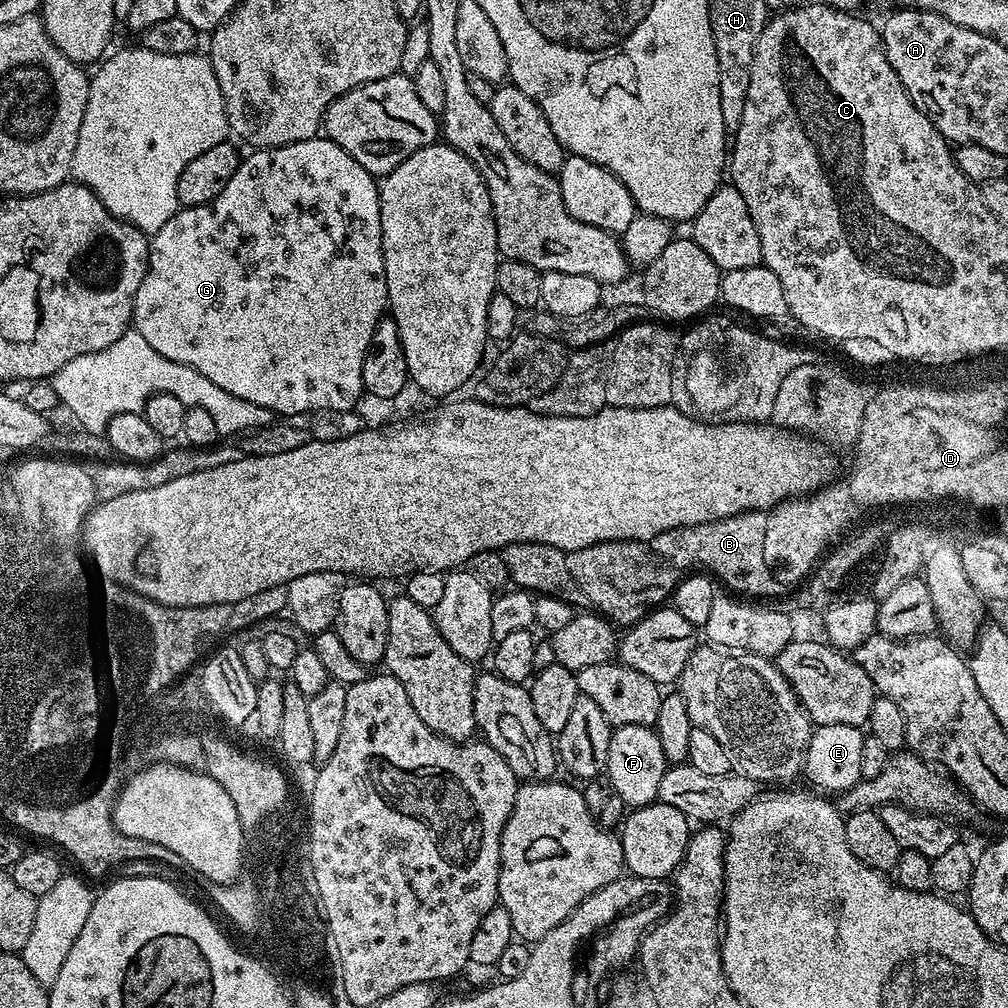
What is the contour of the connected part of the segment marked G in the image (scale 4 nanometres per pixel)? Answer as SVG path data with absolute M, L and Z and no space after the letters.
M327 138L303 140L302 142L287 144L281 148L261 148L249 151L249 153L249 156L247 153L241 159L234 178L230 178L230 182L226 182L222 194L215 196L208 204L181 207L174 214L174 218L170 218L170 222L166 222L166 226L162 226L162 230L158 230L151 237L148 250L148 269L142 278L142 286L138 286L138 294L134 298L134 310L132 311L134 331L142 334L142 338L146 338L146 342L150 342L150 346L154 346L154 350L158 350L158 354L162 354L162 358L170 358L170 362L182 362L186 366L198 370L198 374L206 374L206 378L210 378L210 382L222 386L222 390L226 390L229 394L235 394L237 398L246 398L246 402L254 402L254 406L262 406L273 412L273 414L280 415L281 412L284 418L291 418L299 412L322 410L323 408L351 412L357 407L356 403L359 402L360 396L365 395L364 383L362 382L362 366L376 324L385 315L388 308L388 287L386 286L384 251L382 250L382 222L380 221L380 190L377 177L371 176L366 169L358 166L358 162L354 162L354 158L350 158L350 154L346 154L346 150L342 150L342 146L338 146L333 140Z

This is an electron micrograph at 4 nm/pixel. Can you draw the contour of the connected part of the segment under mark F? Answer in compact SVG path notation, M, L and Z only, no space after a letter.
M619 725L610 738L608 751L608 767L606 777L612 783L616 796L629 809L641 808L653 803L660 795L662 774L670 767L666 754L662 750L662 742L655 727Z

